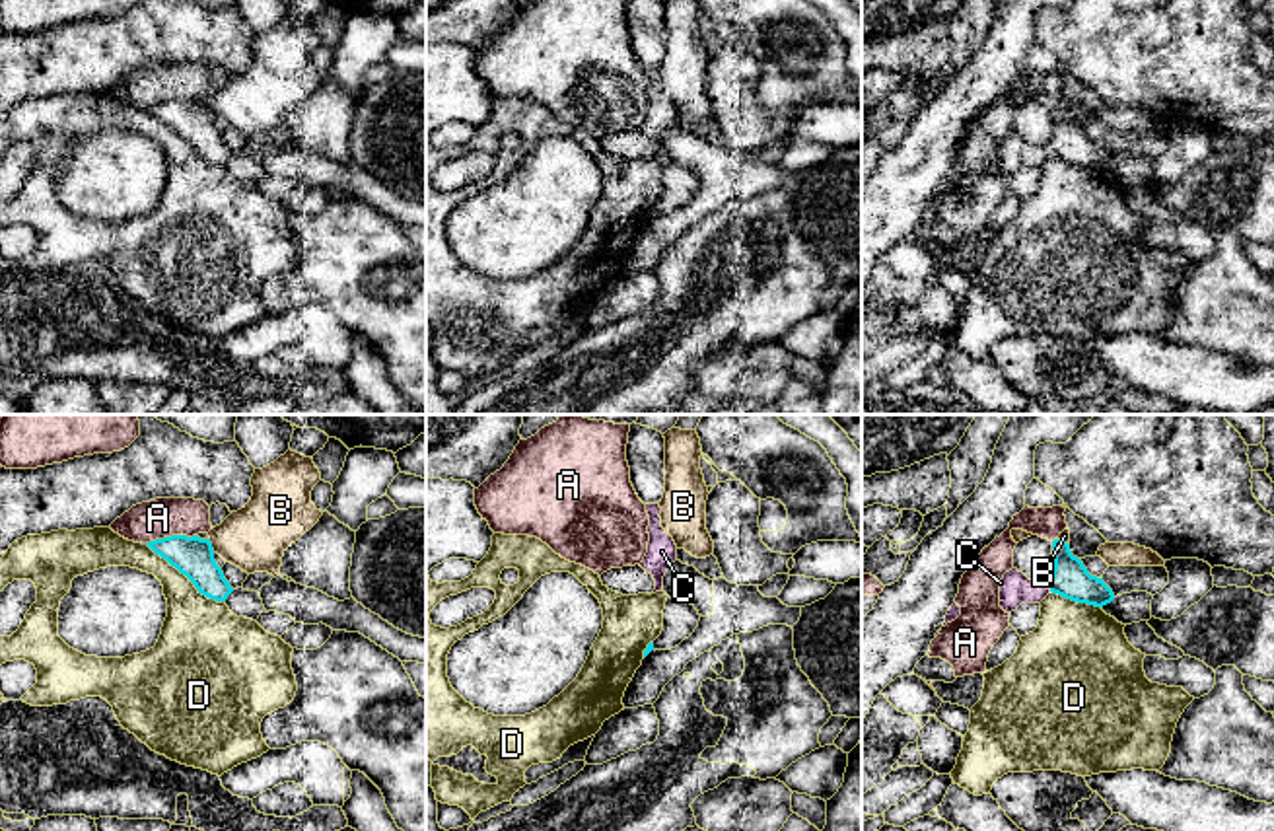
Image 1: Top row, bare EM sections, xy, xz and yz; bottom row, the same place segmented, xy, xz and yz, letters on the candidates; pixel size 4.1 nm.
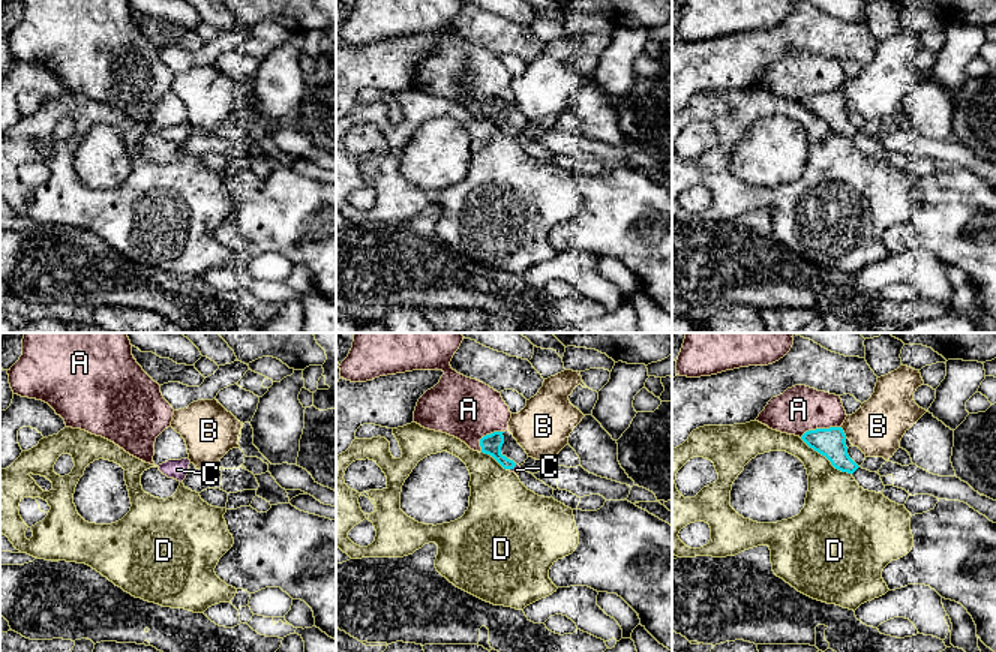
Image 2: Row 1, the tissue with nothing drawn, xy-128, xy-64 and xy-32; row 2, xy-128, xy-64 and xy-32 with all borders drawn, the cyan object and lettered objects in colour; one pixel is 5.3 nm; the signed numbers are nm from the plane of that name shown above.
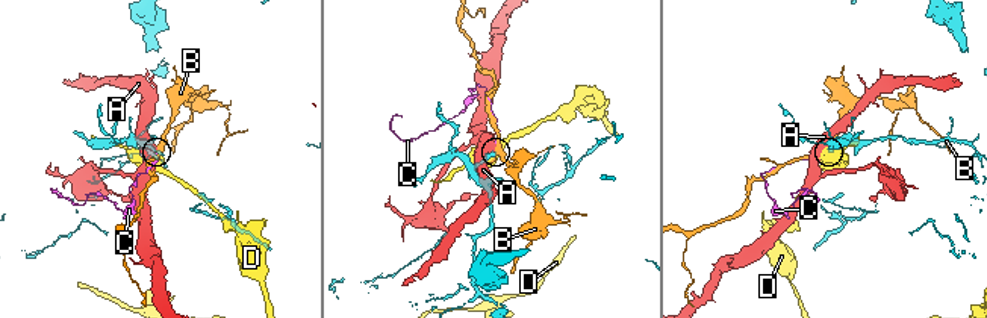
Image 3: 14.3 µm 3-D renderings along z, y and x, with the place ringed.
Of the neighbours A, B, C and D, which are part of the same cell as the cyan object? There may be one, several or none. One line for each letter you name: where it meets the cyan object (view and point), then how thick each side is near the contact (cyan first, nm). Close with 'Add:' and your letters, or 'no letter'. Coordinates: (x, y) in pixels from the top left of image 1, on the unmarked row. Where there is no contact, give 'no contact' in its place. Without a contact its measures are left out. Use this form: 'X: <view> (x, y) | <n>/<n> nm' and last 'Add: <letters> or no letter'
C: yz (1051, 150) | 160/140 nm
Add: C

